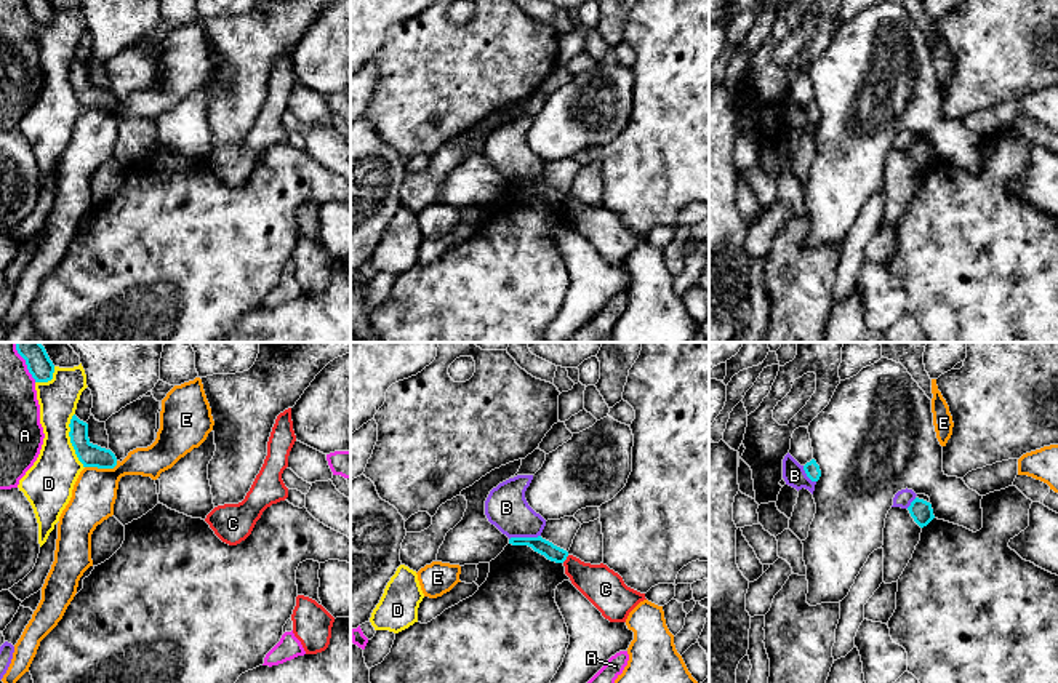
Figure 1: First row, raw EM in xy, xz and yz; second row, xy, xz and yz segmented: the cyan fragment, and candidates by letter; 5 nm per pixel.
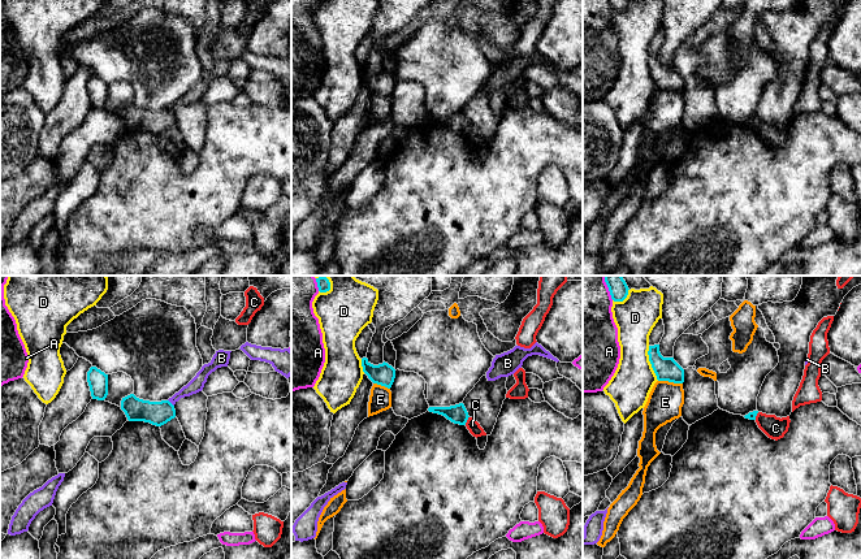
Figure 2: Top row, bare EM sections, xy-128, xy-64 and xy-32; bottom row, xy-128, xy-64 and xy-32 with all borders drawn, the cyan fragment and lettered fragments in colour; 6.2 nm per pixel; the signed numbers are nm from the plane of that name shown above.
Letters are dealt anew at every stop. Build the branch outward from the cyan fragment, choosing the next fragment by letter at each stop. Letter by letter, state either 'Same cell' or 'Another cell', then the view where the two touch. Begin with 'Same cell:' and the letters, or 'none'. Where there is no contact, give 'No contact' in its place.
Same cell: none
A: Another cell. Touches cyan in xy
B: Another cell. Touches cyan in xz
C: Another cell. Touches cyan in xz
D: Another cell. Touches cyan in xy
E: Another cell. Touches cyan in xy

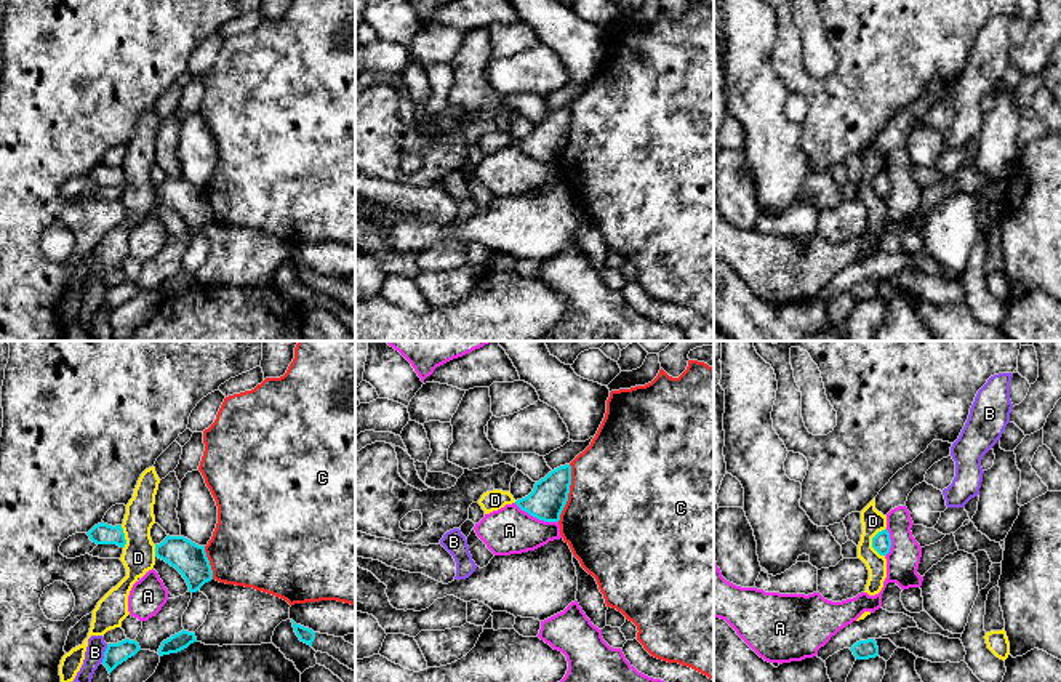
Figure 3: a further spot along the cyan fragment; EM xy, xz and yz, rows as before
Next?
Same cell: none
A: Another cell. Touches cyan in xz
B: Another cell. Touches cyan in xy
C: Another cell. Touches cyan in xz
D: Another cell. Touches cyan in yz

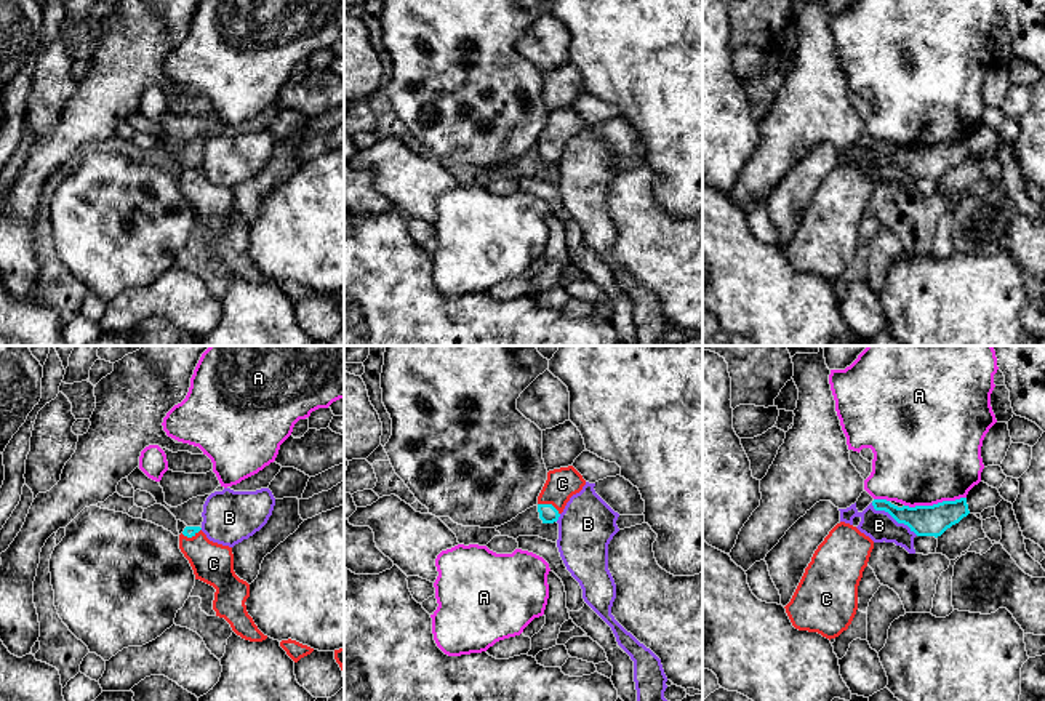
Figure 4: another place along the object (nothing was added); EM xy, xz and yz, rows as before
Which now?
Same cell: C
A: Another cell. Touches cyan in yz
B: Another cell. Touches cyan in yz
C: Same cell. Touches cyan in xz

